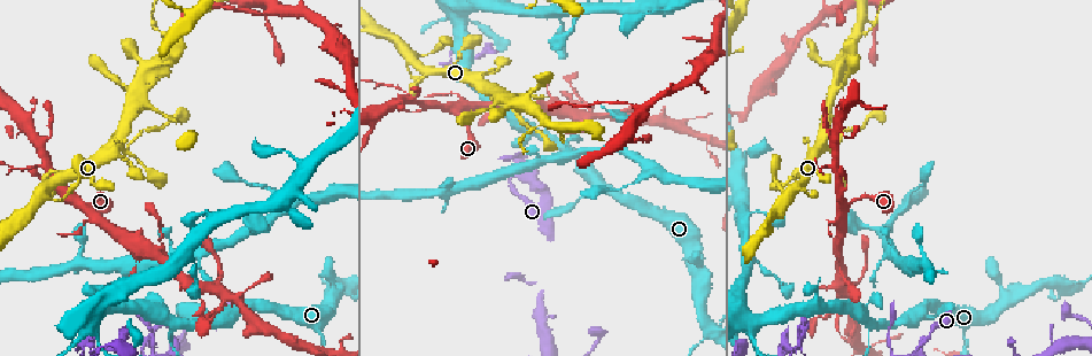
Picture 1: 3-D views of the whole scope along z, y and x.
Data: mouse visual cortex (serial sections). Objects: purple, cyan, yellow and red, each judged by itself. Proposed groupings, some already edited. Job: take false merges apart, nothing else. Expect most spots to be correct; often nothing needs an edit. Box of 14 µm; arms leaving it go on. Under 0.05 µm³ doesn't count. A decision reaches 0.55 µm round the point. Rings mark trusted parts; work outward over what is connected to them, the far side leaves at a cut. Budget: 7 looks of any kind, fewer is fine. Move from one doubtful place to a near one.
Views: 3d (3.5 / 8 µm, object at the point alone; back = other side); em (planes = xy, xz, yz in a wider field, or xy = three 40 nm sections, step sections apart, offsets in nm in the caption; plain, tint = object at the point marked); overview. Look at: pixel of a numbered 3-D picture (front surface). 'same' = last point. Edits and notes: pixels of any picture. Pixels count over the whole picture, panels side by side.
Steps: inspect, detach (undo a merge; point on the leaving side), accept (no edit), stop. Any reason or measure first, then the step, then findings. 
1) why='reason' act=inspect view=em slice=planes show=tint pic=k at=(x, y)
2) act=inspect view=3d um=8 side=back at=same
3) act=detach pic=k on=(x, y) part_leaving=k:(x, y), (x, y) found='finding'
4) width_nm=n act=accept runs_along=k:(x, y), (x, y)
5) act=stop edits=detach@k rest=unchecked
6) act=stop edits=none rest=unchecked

why='abrupt turn' act=inspect view=3d um=3.5 pic=1 at=(869, 327)

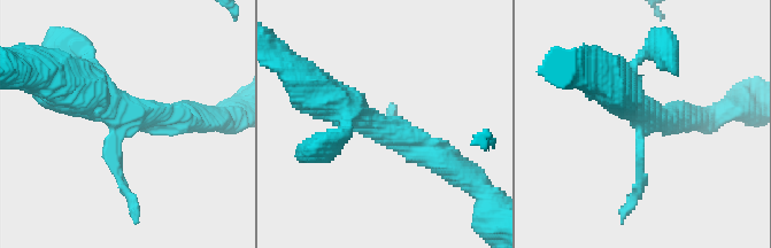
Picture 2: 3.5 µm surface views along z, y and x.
act=inspect view=em slice=xy step=1 show=tint pic=2 at=(643, 127)

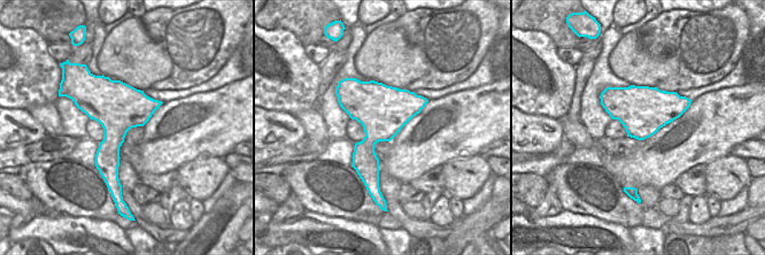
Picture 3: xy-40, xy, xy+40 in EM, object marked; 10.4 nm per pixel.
width_nm=550 act=accept runs_along=2:(175, 118), (118, 111), (110, 161), (129, 196) found='continuous, no second cell'

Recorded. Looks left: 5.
why='side arm on a straight run' act=inspect view=3d um=3.5 side=back pic=1 at=(791, 195)

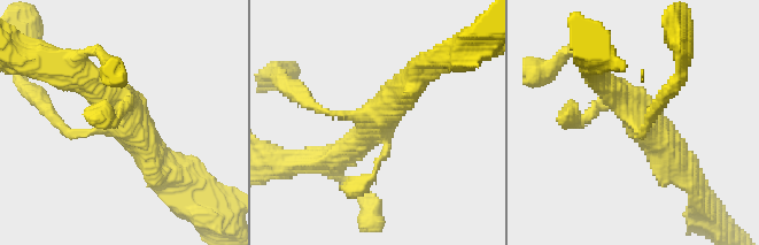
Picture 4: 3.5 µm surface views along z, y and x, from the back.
why='now the EM' act=inspect view=em slice=xy step=2 show=tint pic=4 at=(637, 116)

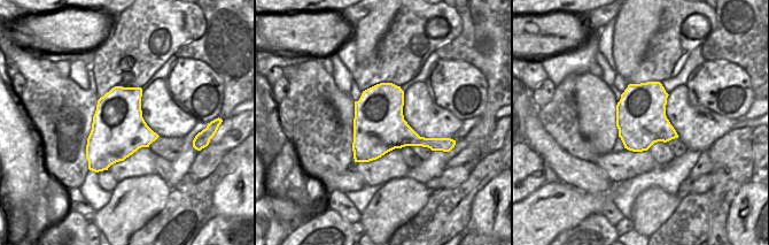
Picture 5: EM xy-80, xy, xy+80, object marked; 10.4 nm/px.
act=accept runs_along=4:(594, 69), (627, 100), (680, 171) found='one cell here'

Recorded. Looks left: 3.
why='abrupt turn' act=inspect view=3d um=3.5 side=back pic=1 at=(570, 82)

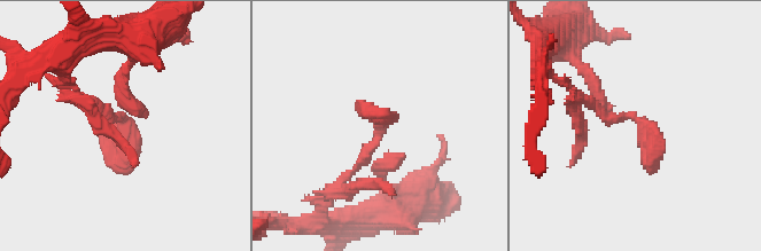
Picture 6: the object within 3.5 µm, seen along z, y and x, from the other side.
act=inspect view=em slice=xy step=2 show=tint pic=6 at=(118, 118)

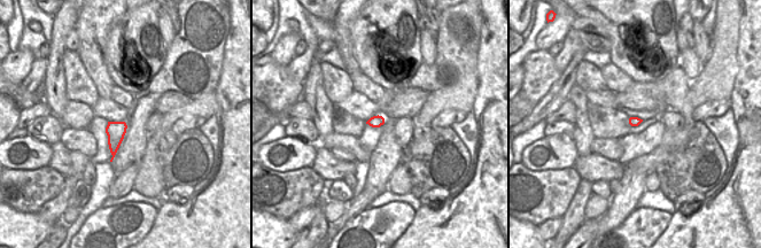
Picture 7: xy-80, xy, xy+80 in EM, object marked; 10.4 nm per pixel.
act=accept runs_along=6:(122, 76), (129, 171) found='one cell here'

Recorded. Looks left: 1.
act=stop edits=none rest=unchecked

